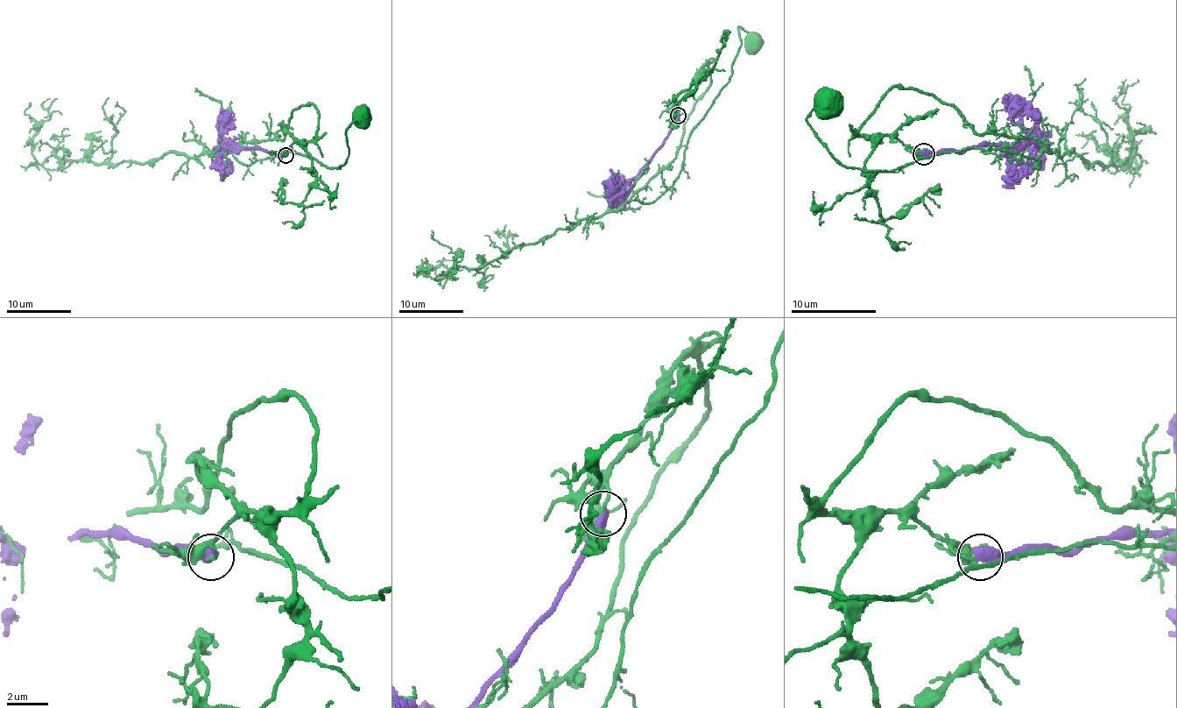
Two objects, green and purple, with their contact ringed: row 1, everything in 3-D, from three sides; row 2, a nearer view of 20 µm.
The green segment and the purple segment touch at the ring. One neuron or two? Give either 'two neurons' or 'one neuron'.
two neurons

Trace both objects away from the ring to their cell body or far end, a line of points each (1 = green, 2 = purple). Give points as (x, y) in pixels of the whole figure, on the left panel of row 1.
1: (285, 154), (313, 138), (313, 104), (282, 140), (232, 150), (253, 164), (292, 150), (340, 167), (361, 116)
2: (285, 154), (236, 150), (222, 138), (222, 130), (230, 123), (227, 121), (227, 133)

